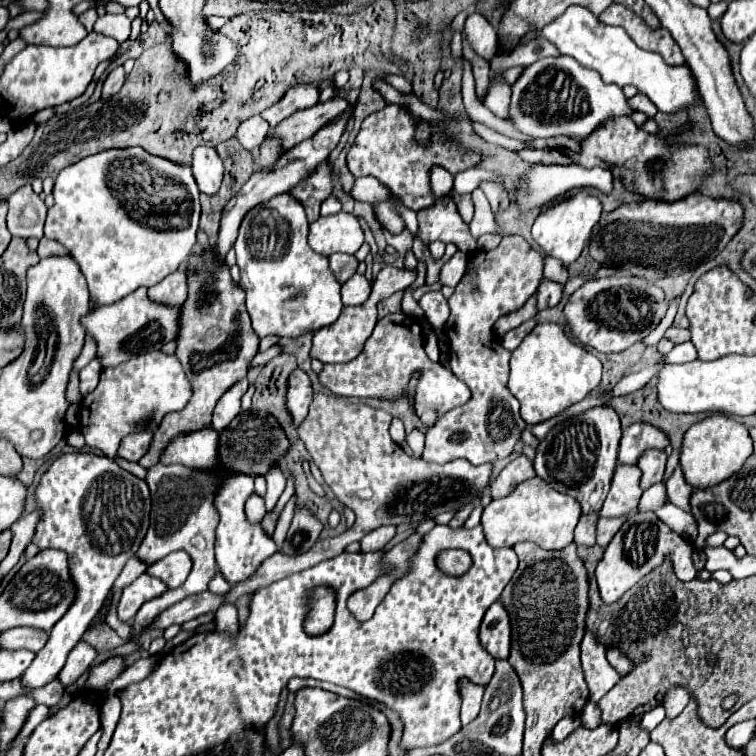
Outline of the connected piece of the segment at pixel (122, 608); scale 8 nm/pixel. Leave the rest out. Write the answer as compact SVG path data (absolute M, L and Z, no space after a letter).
M142 573L134 583L128 585L128 589L124 589L118 603L118 619L132 621L132 617L136 615L142 603L162 595L164 591L166 591L166 585L160 579Z

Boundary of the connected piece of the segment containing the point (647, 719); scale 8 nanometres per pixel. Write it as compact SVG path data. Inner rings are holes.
M658 705L658 707L654 707L652 711L644 713L644 717L642 717L642 725L644 725L646 731L652 731L662 719L664 719L664 707Z

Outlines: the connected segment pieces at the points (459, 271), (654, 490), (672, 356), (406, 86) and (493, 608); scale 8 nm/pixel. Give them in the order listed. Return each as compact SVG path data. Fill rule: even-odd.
M457 251L442 267L439 282L455 288L462 279L467 264L467 254Z
M656 483L652 487L648 487L644 493L642 493L642 499L640 499L640 505L638 509L640 511L656 511L658 507L662 507L666 503L666 489L662 483Z
M688 341L688 343L676 345L676 347L664 357L664 363L688 363L688 361L694 361L694 359L696 359L696 349L694 349L694 345Z
M388 74L384 79L402 93L412 92L412 85L402 75Z
M496 601L486 611L482 627L480 627L480 641L492 657L508 657L508 651L510 651L510 617L508 617L502 601Z

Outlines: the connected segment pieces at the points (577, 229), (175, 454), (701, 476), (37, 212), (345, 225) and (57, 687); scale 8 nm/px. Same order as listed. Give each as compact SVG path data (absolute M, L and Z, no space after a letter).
M584 189L580 193L568 195L566 199L554 203L550 209L542 211L538 215L538 219L534 221L532 237L542 247L542 251L546 251L550 257L560 259L564 265L570 265L572 261L576 261L580 257L584 245L590 239L592 227L600 219L600 213L602 213L600 197L596 197L590 189Z
M204 429L204 433L194 433L192 437L180 437L176 445L168 445L168 453L164 453L164 461L160 463L180 463L188 467L208 469L214 461L218 463L218 433L214 429Z
M714 413L706 417L704 421L694 423L686 431L682 453L680 453L680 465L684 469L684 477L690 487L708 487L736 473L736 469L744 465L748 455L752 455L752 437L748 433L748 427L734 421L728 415Z
M32 187L18 189L8 199L8 229L16 237L44 237L44 221L46 221L46 205L44 201L32 191Z
M340 211L336 215L320 217L318 221L310 223L308 243L316 253L354 255L364 243L364 233L352 213Z
M50 681L48 685L44 685L44 689L36 689L36 693L32 693L32 699L36 703L42 703L42 705L56 705L64 695L64 687L60 681Z

